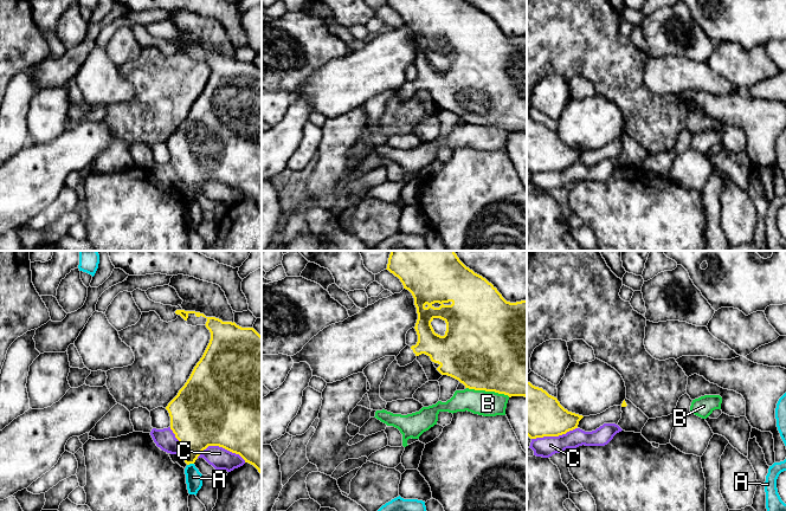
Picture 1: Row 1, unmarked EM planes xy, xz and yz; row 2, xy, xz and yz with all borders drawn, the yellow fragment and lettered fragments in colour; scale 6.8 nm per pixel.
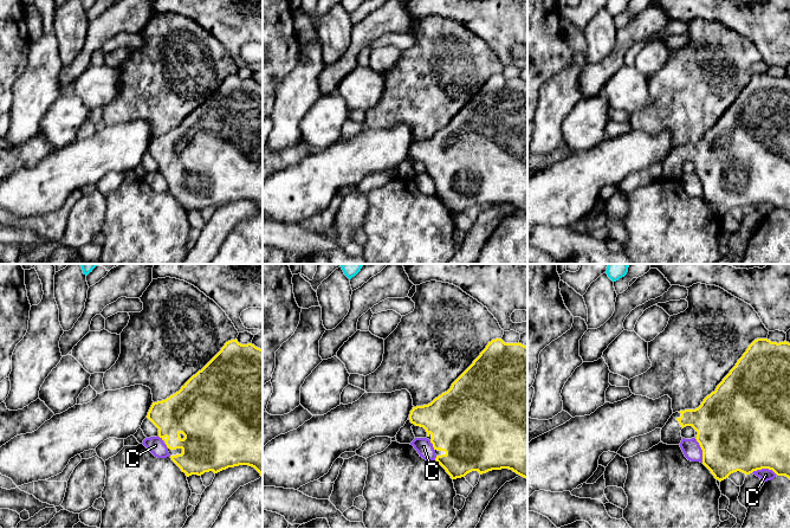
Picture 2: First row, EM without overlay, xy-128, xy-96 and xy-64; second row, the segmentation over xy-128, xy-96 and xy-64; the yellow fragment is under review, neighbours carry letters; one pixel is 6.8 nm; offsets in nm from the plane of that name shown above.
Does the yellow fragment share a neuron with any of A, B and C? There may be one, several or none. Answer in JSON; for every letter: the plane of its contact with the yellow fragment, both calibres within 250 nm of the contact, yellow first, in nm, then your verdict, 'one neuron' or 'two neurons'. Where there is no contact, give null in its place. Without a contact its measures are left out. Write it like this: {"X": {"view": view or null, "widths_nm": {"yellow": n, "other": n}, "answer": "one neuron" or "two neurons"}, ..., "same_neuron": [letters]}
{"A": {"view": "xy", "widths_nm": {"yellow": 300, "other": 110}, "answer": "two neurons"}, "B": {"view": "xz", "widths_nm": {"yellow": 500, "other": 180}, "answer": "two neurons"}, "C": {"view": "xy", "widths_nm": {"yellow": 500, "other": 150}, "answer": "two neurons"}, "same_neuron": []}

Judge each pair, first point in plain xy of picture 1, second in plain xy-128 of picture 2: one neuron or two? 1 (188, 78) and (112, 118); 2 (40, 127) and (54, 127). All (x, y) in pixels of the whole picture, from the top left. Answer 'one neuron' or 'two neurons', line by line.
1: one neuron
2: one neuron

